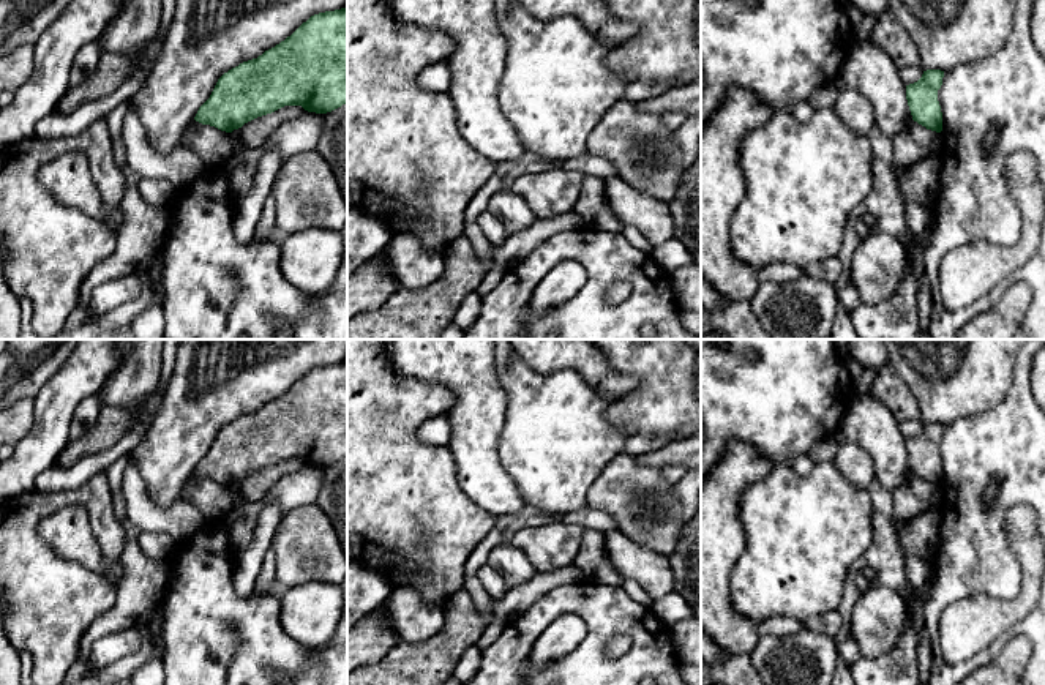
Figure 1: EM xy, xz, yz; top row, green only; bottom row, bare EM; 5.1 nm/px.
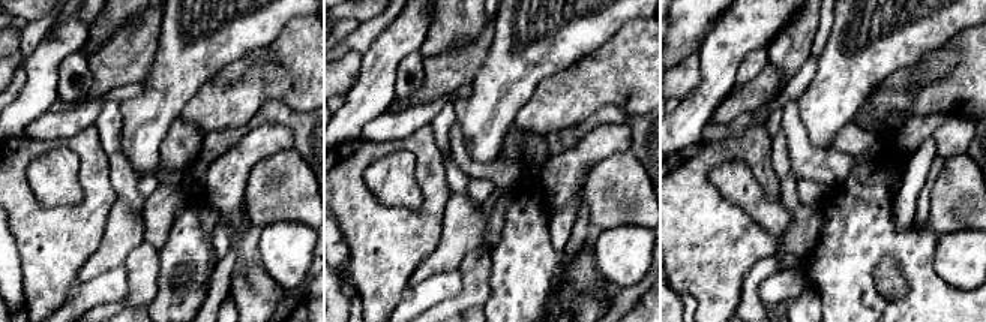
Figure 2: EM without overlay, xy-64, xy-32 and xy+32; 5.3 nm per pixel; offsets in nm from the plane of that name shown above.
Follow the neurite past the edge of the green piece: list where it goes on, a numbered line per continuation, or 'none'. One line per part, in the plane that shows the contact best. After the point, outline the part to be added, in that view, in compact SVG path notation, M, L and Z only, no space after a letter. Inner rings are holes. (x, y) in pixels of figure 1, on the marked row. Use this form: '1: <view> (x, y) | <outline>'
none

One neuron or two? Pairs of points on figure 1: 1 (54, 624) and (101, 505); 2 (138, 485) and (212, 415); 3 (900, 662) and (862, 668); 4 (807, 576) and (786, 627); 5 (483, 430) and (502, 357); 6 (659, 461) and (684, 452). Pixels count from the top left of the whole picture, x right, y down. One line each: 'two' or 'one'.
1: one
2: two
3: one
4: two
5: two
6: one

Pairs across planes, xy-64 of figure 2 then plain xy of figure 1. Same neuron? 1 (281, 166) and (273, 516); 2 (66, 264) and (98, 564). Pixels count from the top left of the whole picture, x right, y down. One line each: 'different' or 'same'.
1: different
2: different

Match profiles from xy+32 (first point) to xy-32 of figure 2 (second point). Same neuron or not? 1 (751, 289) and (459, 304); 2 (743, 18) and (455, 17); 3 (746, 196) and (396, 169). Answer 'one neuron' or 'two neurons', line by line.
1: two neurons
2: two neurons
3: one neuron

